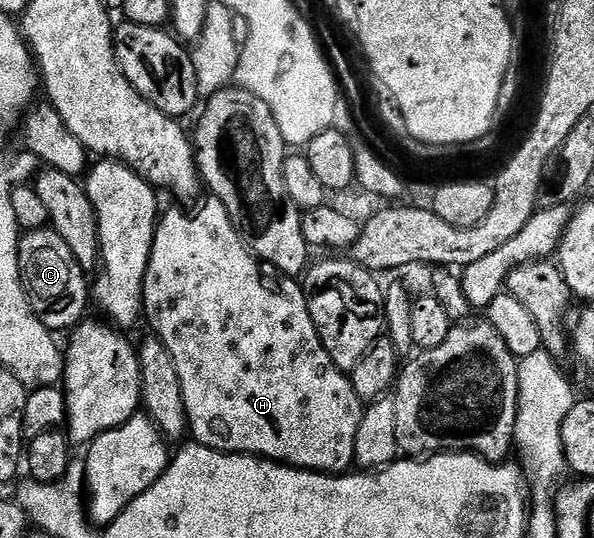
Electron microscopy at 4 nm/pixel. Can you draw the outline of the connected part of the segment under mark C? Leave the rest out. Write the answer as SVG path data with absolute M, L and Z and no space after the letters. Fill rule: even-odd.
M53 228L42 230L29 230L19 240L19 271L21 272L21 284L27 293L27 299L32 312L45 324L45 328L52 332L67 330L71 332L84 321L87 310L87 298L89 302L89 278L83 266L75 259L69 244Z

